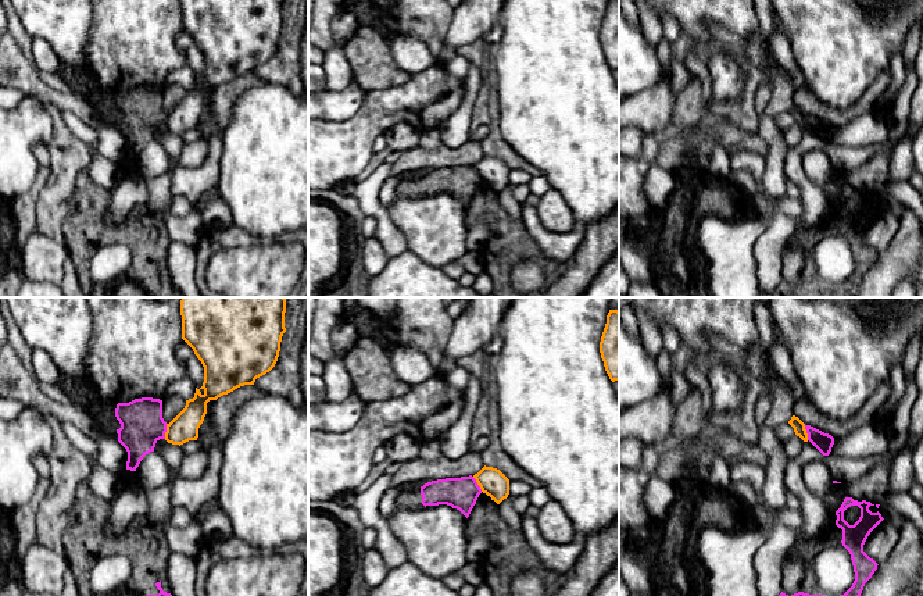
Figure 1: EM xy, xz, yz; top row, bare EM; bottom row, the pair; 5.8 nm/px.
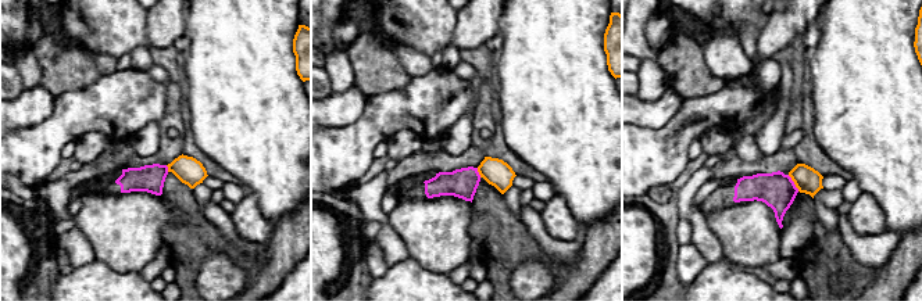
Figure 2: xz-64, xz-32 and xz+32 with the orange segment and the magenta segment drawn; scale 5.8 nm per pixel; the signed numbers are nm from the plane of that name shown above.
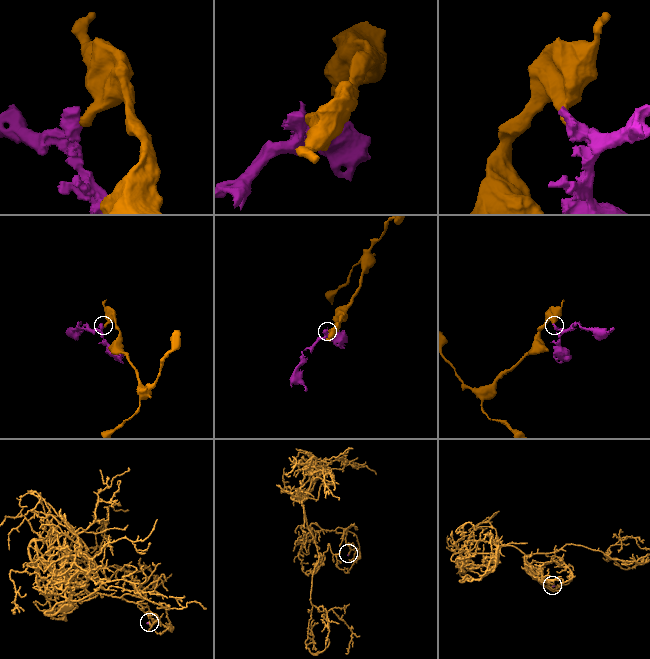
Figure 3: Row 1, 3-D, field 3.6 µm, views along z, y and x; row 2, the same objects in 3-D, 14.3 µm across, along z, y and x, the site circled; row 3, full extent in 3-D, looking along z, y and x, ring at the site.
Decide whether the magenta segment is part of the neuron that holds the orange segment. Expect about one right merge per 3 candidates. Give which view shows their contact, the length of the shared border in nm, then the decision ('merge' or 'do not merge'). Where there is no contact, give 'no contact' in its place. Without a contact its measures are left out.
meets orange in xy; contact 90 nm long; do not merge

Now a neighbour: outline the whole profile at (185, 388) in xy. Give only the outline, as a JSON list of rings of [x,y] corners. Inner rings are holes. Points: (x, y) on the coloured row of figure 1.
[[[187,376],[172,382],[167,390],[167,396],[180,396],[186,400],[193,399],[196,393],[196,385]]]

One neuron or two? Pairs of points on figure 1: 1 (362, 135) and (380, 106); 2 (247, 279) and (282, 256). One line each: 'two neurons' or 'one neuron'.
1: one neuron
2: one neuron

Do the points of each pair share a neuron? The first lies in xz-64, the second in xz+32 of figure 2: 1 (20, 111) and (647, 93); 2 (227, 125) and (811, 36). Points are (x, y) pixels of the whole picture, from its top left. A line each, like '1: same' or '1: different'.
1: different
2: different

